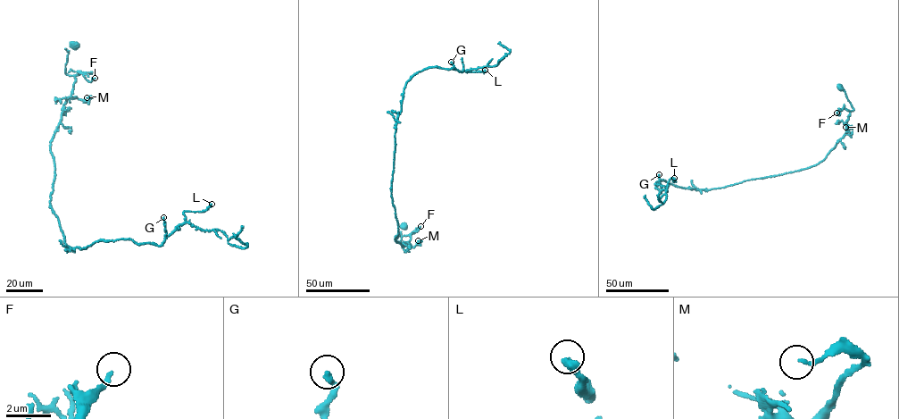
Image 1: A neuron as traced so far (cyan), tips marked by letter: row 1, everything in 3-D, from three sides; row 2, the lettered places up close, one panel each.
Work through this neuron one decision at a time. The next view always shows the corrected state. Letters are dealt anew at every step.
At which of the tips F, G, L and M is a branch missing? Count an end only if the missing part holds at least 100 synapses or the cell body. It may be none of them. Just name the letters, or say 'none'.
none

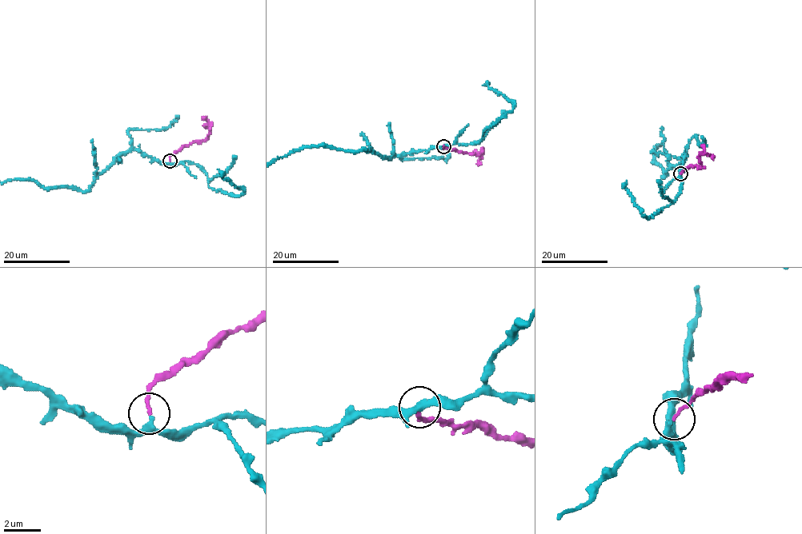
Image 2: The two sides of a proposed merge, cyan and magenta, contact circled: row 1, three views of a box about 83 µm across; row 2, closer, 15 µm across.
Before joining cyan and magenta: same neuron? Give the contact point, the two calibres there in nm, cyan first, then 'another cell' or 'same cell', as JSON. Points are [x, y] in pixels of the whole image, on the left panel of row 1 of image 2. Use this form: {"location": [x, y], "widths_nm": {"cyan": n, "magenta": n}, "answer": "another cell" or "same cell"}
{"location": [170, 161], "widths_nm": {"cyan": 260, "magenta": 190}, "answer": "same cell"}

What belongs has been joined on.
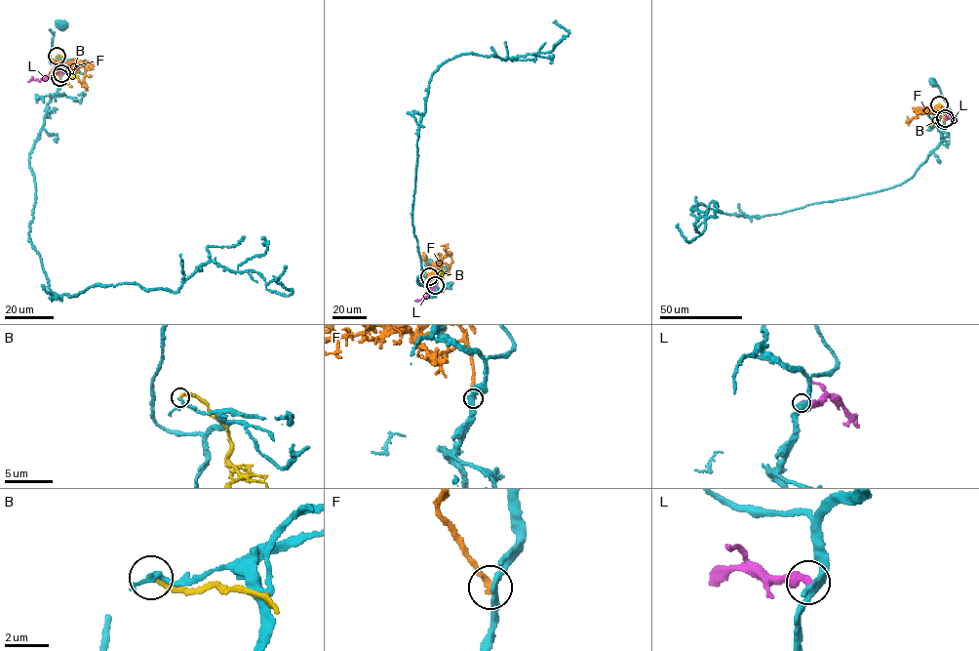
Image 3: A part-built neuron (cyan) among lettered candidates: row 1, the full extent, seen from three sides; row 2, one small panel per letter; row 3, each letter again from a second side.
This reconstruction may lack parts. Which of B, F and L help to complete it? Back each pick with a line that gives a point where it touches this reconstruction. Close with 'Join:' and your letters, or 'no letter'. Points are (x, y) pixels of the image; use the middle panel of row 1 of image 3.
Join: no letter

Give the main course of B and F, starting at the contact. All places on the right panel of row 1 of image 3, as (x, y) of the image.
B: (938, 104), (940, 117), (929, 125)
F: (944, 120), (942, 110), (938, 113), (924, 107), (911, 119), (907, 116)

